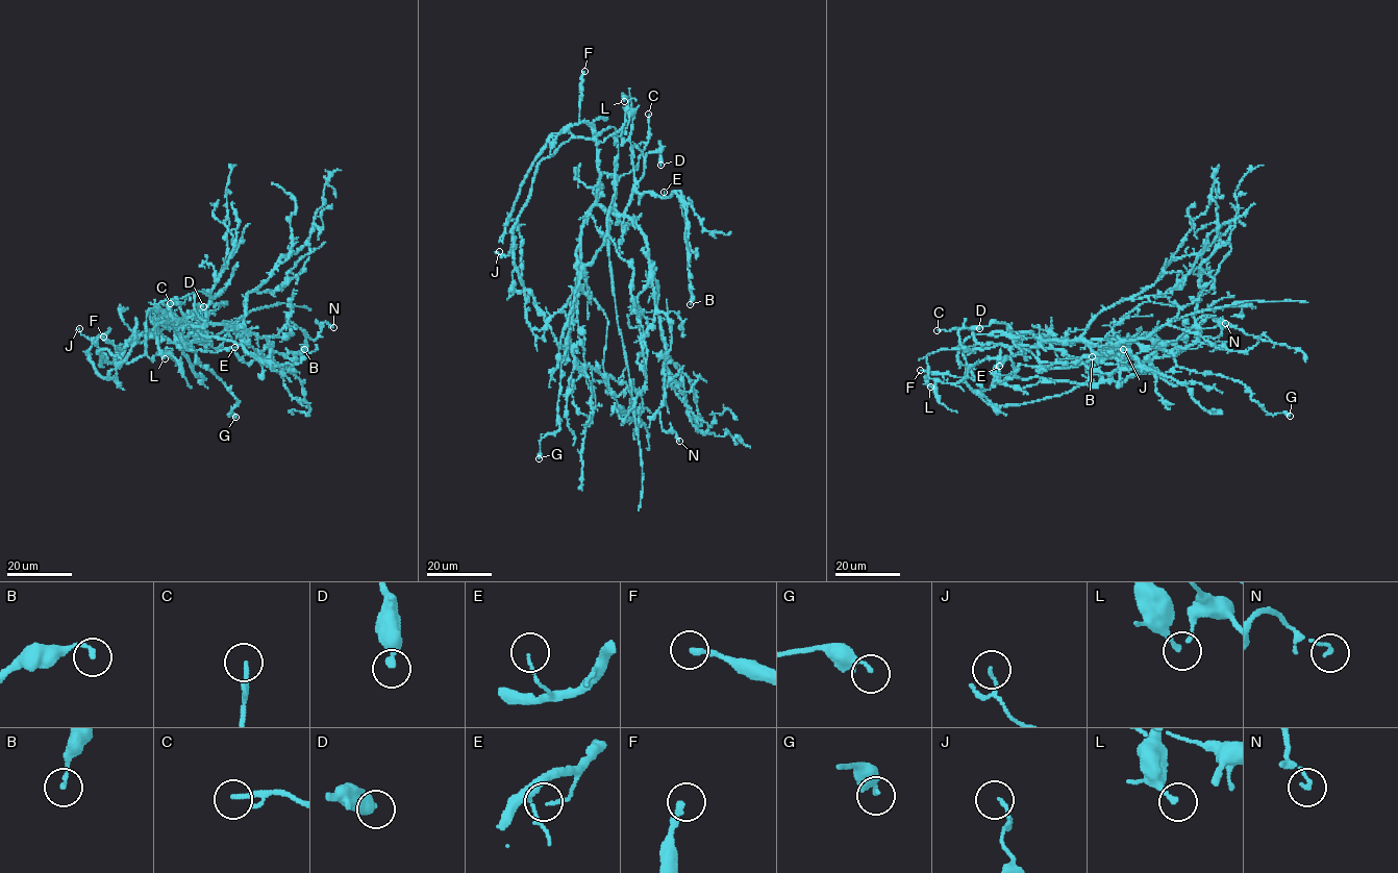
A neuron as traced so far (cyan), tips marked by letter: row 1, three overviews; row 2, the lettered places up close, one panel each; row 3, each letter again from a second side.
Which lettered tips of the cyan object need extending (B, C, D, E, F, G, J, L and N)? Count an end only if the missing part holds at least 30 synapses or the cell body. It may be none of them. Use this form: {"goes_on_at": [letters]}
{"goes_on_at": []}

